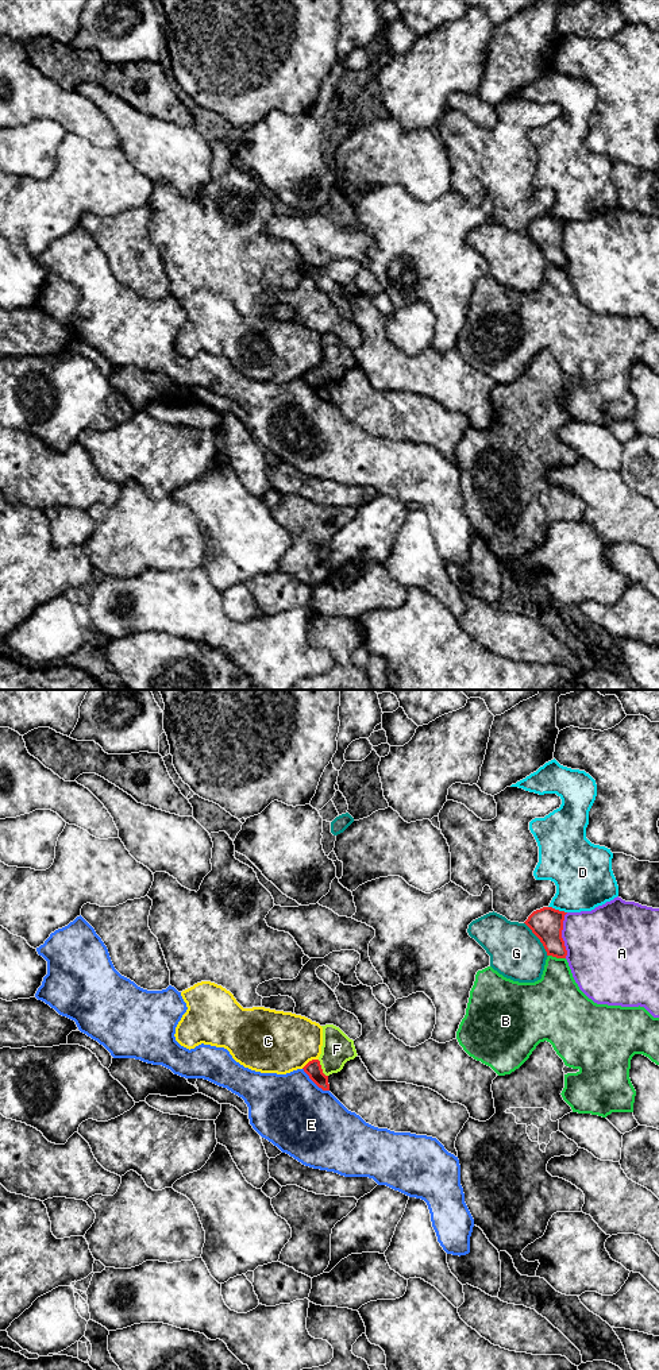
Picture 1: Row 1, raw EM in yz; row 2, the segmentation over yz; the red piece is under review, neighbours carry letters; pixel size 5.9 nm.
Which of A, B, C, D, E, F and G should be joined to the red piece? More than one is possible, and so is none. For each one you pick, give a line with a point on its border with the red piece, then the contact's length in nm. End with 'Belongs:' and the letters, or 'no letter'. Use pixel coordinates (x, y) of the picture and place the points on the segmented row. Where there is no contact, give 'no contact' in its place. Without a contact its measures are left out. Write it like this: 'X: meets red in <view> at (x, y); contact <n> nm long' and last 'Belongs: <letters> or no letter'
F: meets red in yz at (320, 1068); contact 120 nm long
Belongs: F

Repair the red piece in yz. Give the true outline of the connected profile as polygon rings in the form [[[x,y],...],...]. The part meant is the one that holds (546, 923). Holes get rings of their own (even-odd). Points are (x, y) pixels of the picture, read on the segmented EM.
[[[552,907],[533,911],[524,922],[543,943],[547,956],[566,958],[567,950],[562,938],[563,921],[567,912]]]

